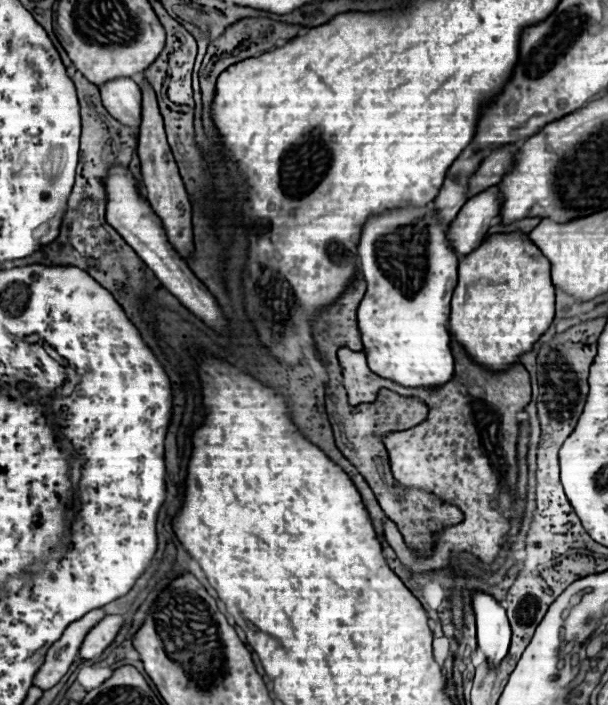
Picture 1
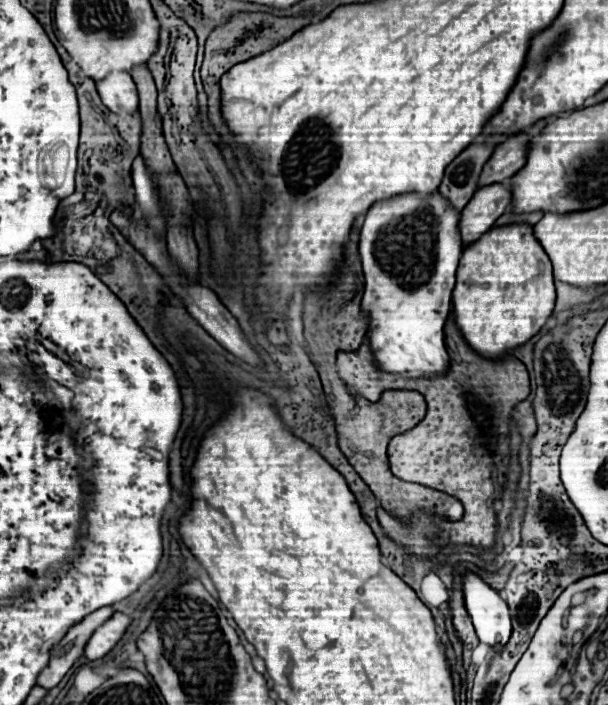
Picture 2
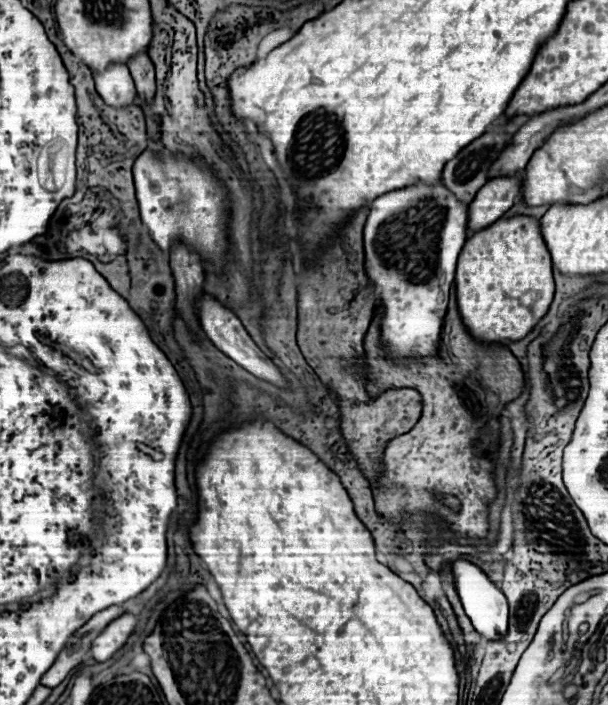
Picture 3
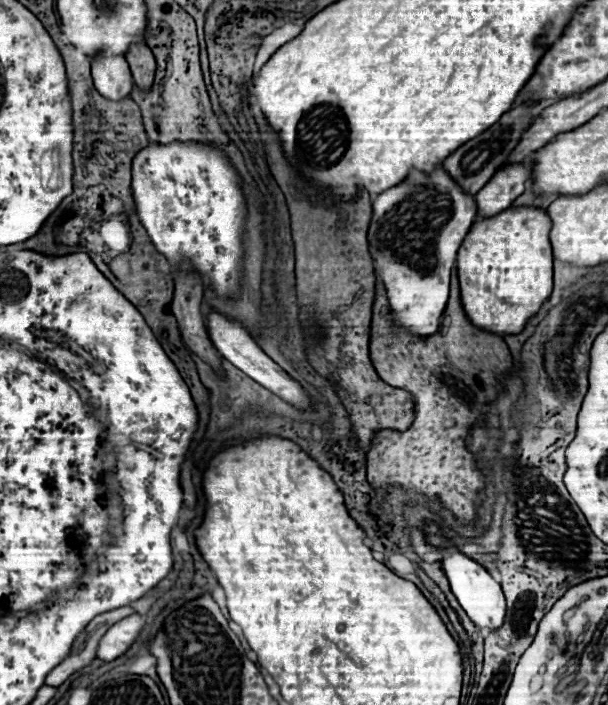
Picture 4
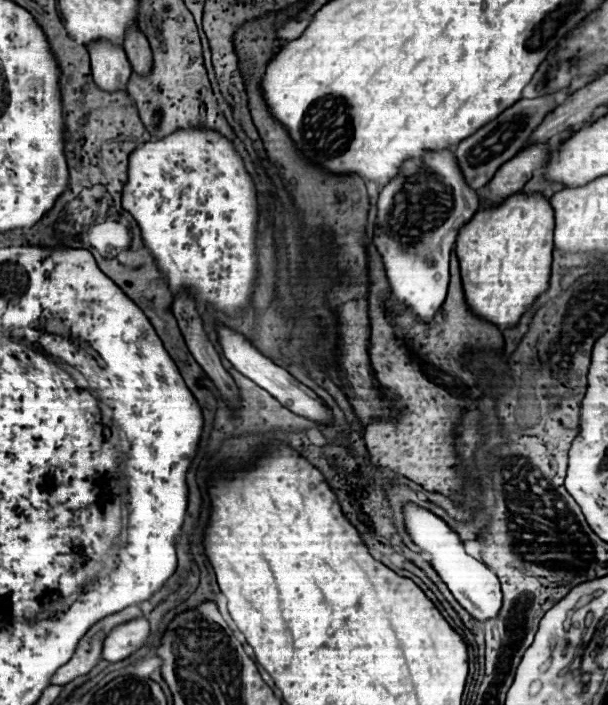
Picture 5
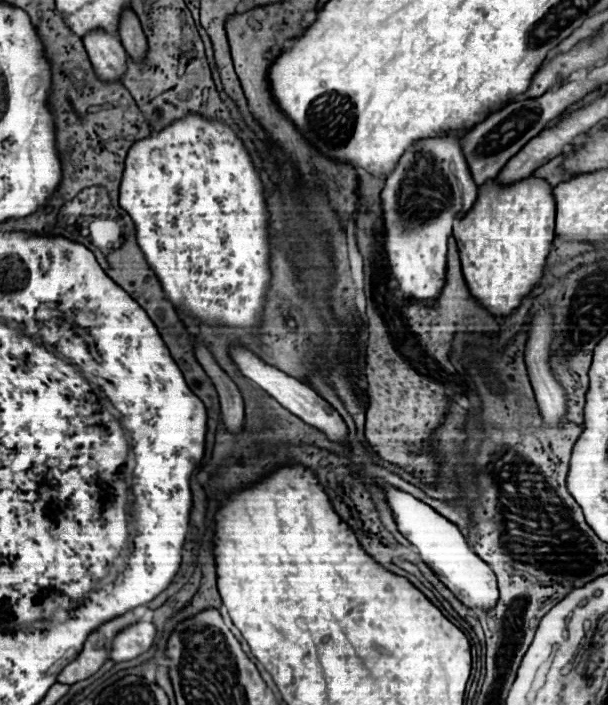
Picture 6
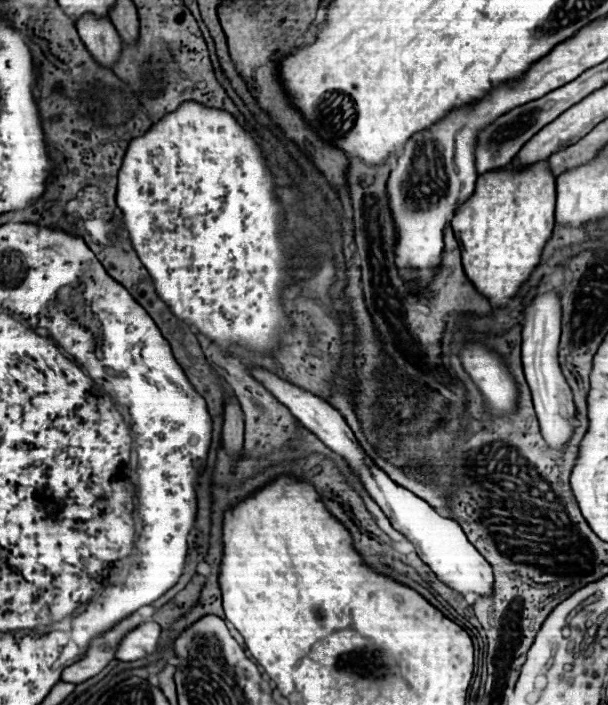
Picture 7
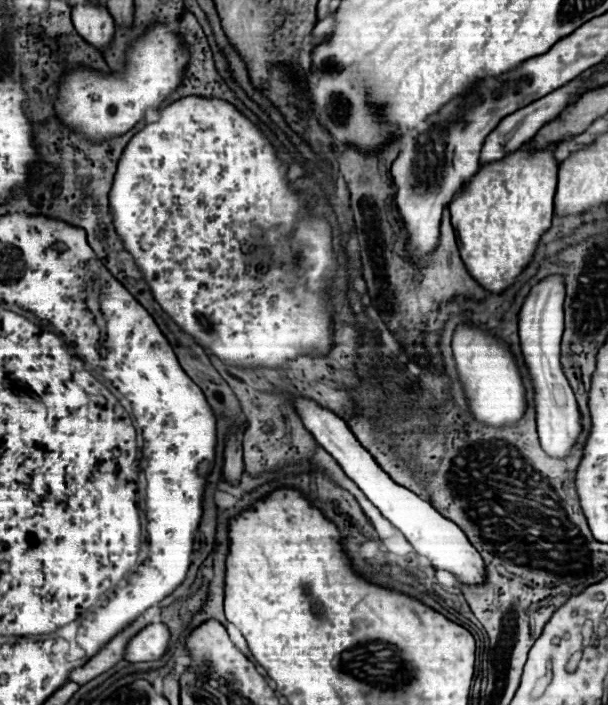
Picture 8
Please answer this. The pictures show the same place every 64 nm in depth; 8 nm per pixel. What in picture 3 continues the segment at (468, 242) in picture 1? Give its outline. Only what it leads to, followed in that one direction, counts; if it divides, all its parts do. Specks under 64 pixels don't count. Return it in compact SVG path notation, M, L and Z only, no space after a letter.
M520 172L512 178L494 178L486 182L468 204L468 236L496 222L520 194Z

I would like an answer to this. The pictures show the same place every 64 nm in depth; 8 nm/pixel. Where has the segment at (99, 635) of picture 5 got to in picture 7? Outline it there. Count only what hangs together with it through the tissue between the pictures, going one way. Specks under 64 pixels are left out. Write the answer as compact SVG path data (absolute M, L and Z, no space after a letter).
M150 606L140 608L140 610L136 610L136 614L130 614L124 622L118 622L112 630L100 634L100 638L94 638L92 646L88 646L84 658L78 660L76 664L68 666L68 670L64 670L62 682L80 684L80 682L96 676L102 668L108 666L110 660L116 658L116 648L118 648L120 640L124 638L124 634L134 630L142 622L146 622L150 618L150 614L154 614L154 608L152 610L150 610Z

